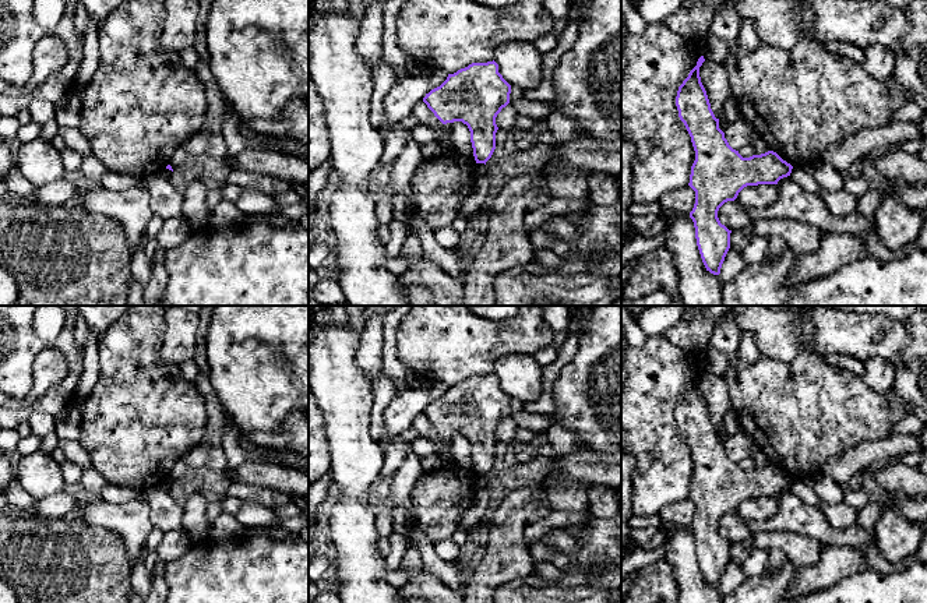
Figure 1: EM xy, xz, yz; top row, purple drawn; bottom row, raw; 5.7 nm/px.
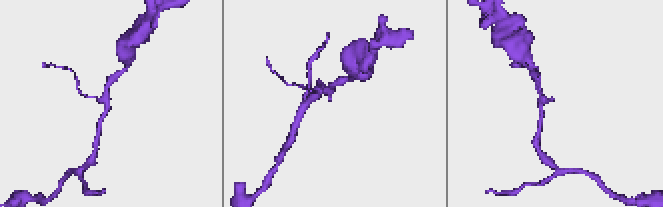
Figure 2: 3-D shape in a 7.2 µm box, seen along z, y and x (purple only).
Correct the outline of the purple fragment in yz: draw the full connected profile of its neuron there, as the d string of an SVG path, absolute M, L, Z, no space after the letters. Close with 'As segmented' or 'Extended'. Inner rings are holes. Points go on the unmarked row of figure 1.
M701 368L678 399L676 419L695 463L688 498L695 504L690 530L697 558L706 583L719 588L732 546L720 536L719 521L734 514L747 498L778 497L790 489L793 479L773 463L743 470L729 458L701 395L699 380L704 374Z. As segmented

